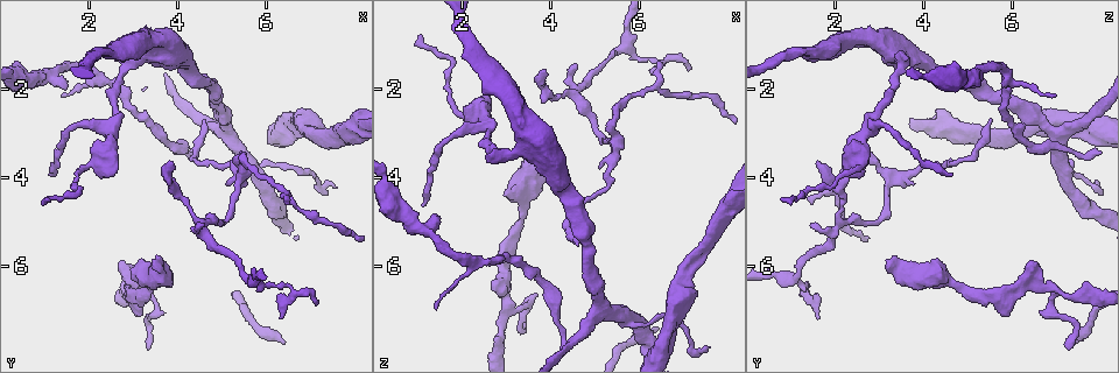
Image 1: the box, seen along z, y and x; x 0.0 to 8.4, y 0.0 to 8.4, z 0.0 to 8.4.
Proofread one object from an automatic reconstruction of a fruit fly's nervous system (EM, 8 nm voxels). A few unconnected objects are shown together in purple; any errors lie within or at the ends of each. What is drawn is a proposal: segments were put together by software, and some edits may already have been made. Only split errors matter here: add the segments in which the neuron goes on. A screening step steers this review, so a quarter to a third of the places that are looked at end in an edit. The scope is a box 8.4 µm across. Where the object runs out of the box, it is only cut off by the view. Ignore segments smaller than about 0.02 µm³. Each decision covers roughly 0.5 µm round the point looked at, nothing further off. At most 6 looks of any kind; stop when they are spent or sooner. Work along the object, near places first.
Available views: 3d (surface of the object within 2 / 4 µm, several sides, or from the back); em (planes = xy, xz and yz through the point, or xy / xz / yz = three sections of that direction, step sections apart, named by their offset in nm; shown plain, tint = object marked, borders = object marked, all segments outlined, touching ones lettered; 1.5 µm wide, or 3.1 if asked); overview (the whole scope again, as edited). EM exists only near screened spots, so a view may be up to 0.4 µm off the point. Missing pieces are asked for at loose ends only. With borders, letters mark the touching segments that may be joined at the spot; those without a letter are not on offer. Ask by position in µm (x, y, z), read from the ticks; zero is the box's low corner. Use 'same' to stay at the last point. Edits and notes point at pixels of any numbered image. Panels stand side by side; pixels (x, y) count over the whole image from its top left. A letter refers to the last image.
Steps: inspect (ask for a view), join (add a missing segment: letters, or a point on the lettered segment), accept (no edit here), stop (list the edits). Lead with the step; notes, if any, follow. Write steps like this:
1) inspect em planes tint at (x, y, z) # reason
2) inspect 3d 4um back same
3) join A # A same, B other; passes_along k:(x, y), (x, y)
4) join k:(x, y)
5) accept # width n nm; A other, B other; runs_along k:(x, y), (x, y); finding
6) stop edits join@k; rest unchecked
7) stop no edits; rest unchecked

inspect 3d 4um at (1.40, 1.90, 4.90)

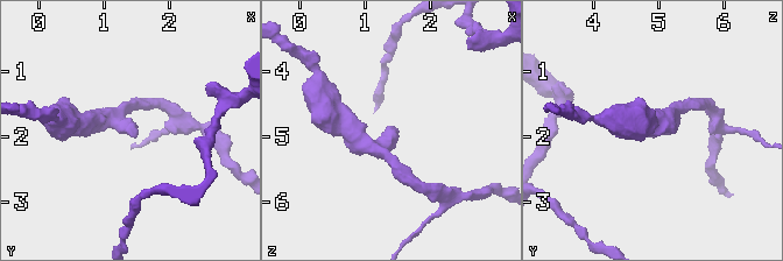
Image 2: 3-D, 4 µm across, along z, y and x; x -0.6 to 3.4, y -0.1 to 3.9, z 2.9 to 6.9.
inspect em planes borders at (1.40, 1.90, 4.85) # arm_widths 160, 300 nm; now the EM

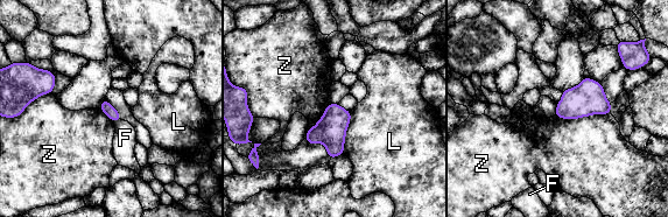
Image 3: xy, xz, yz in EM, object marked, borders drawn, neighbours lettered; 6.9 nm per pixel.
accept # F other, L other, Z other; border 3:(610, 112), (578, 118), (555, 116); none of them fits

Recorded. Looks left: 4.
inspect em yz step 8 borders at (3.45, 5.95, 3.15) # branch stops here

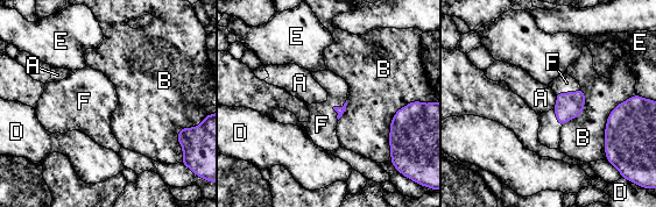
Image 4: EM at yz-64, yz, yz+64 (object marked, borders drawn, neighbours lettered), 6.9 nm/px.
join 4:(322, 125) # longest_contact B 480 nm; A other, B other, D other, E other, F same; passes_along 4:(340, 111), (334, 107), (322, 125); it goes on there

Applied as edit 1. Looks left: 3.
inspect overview

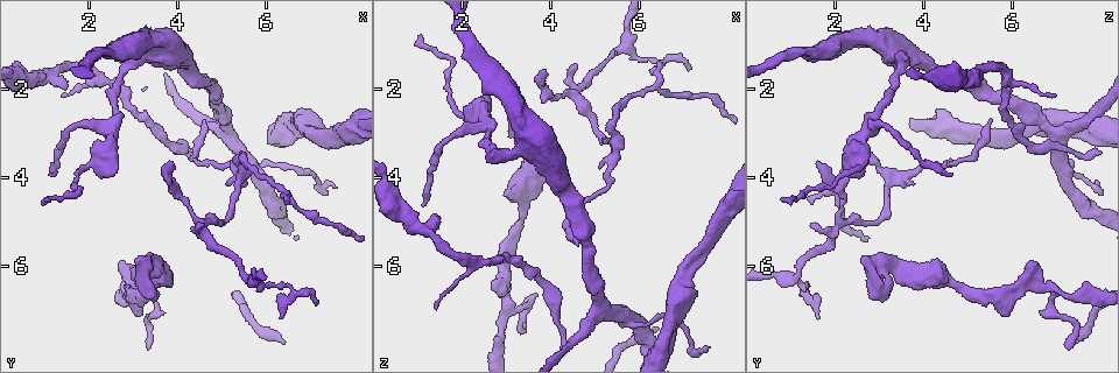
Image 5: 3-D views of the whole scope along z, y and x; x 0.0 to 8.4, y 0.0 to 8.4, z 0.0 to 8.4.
inspect 3d 2um at (1.40, 2.10, 7.00) # tapers out

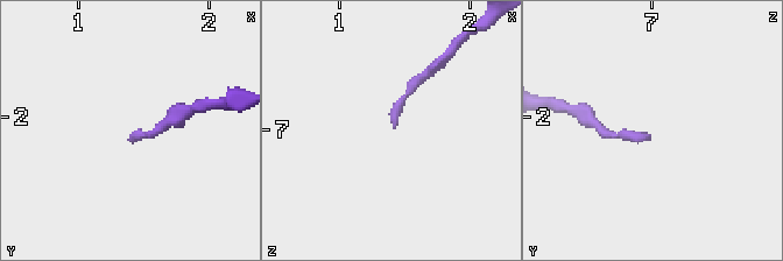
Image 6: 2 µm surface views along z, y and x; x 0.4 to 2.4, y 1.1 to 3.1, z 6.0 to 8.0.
inspect em planes borders at (1.44, 2.14, 6.98) # shape alone is not enough

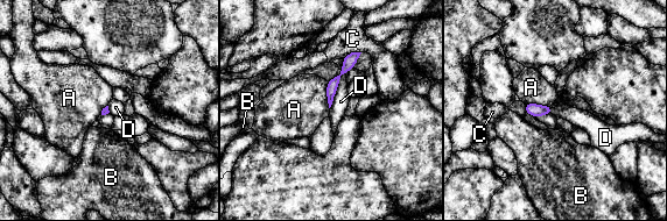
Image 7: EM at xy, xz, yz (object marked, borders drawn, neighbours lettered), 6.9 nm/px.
accept # longest_contact D 280 nm; A other, B other, C other, D other; none of them fits

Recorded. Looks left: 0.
stop edits join@4; rest unchecked

